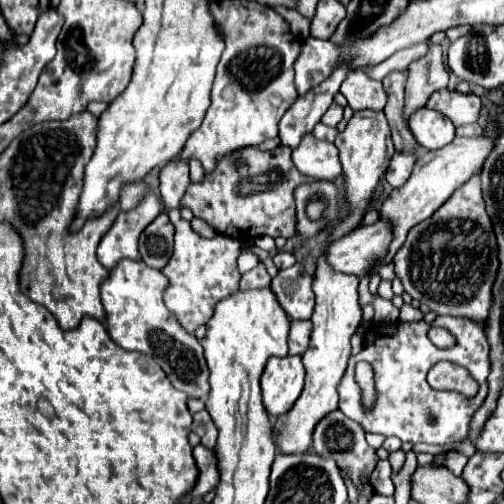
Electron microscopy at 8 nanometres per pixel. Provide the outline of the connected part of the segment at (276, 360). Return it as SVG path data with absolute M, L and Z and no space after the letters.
M300 355L270 357L262 373L264 407L272 415L284 415L304 389L304 365Z

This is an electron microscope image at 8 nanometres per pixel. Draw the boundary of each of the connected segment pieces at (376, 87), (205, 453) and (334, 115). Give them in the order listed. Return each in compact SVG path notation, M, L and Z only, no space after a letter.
M350 73L346 81L340 87L342 95L348 99L348 105L354 111L364 111L364 109L376 109L384 111L384 105L388 103L388 95L382 87L380 81L372 81L364 73Z
M204 445L194 447L194 459L198 465L198 481L196 487L192 489L190 495L206 495L212 491L218 483L218 461L216 461L216 451L214 449L204 449Z
M332 103L330 109L324 113L322 117L322 123L330 125L330 127L336 127L340 121L342 121L342 115L344 115L344 107L338 105L338 103Z

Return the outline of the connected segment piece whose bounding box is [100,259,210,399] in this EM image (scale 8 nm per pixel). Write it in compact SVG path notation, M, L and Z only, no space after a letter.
M122 259L100 287L102 305L106 309L108 333L124 349L156 357L158 365L164 369L164 373L178 391L184 391L188 397L194 399L206 399L210 389L210 373L204 359L204 349L196 335L182 329L180 321L176 321L176 317L172 317L172 311L164 305L166 287L168 279L162 271L156 271L142 261L138 263Z

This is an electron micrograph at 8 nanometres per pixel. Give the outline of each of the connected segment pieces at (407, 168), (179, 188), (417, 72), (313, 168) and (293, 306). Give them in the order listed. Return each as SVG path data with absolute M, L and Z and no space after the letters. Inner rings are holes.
M398 153L392 157L392 163L386 171L386 181L394 187L400 189L400 185L404 185L404 181L408 181L410 173L412 173L412 165L414 165L414 157L408 153Z
M174 159L160 171L160 195L164 201L164 207L180 207L180 199L190 185L188 177L188 161Z
M430 45L428 55L410 63L408 67L404 121L408 123L410 115L416 113L416 109L422 109L434 91L440 91L446 85L448 73L442 63L442 49L440 45Z
M310 133L304 135L300 145L292 151L292 161L300 173L316 179L334 179L342 173L336 145L320 141Z
M300 263L278 271L270 285L290 319L310 319L314 311L312 277Z

